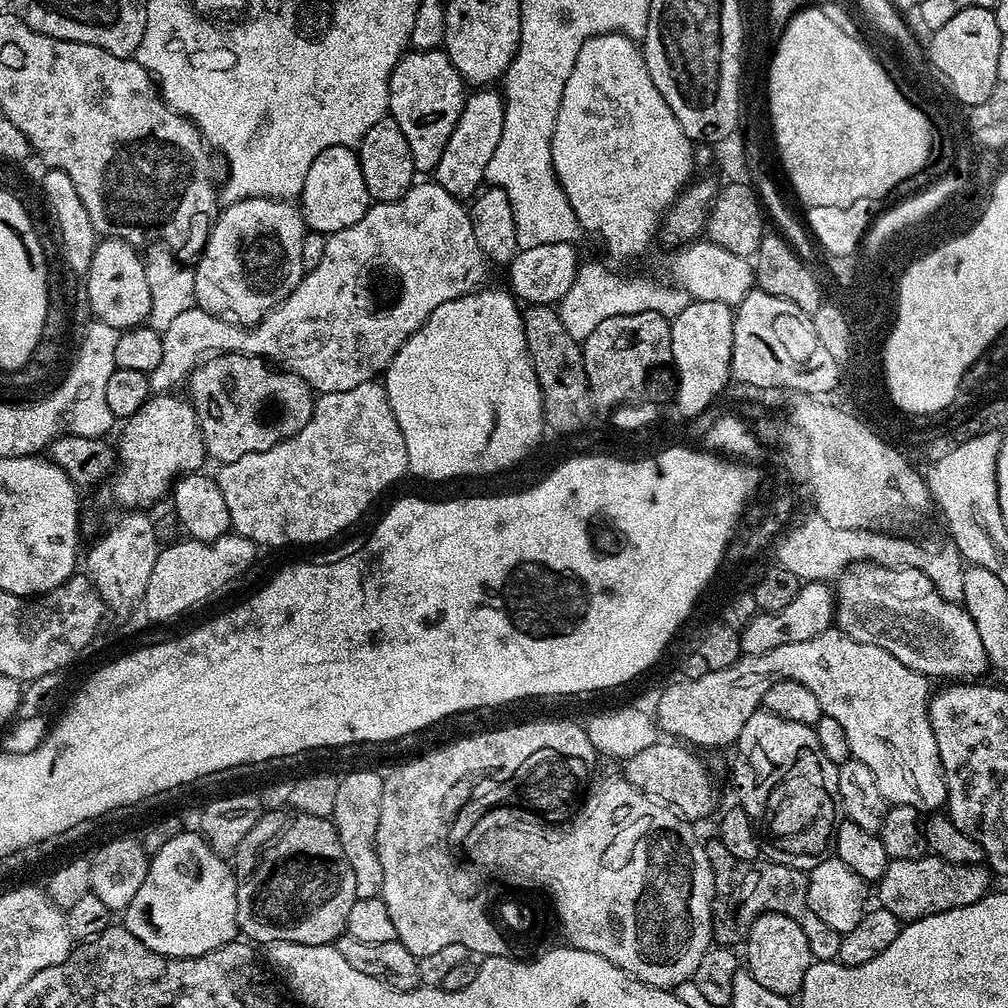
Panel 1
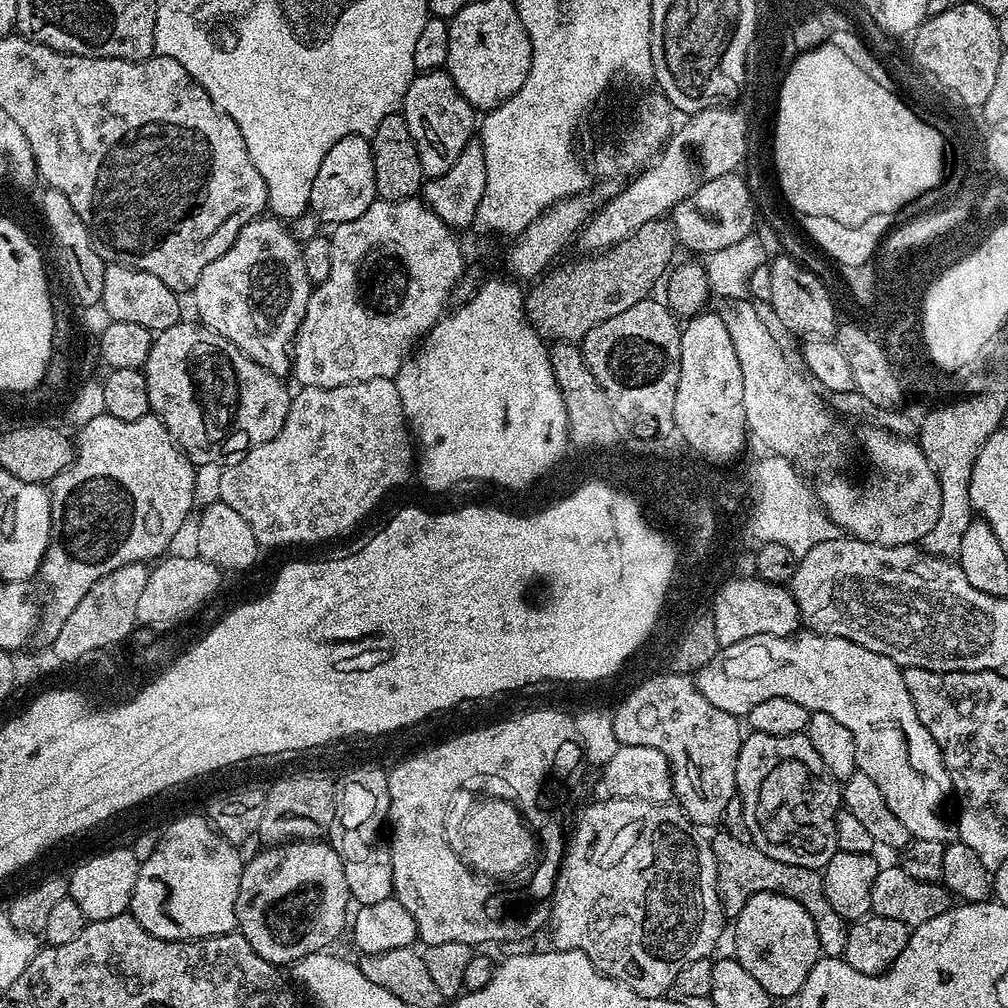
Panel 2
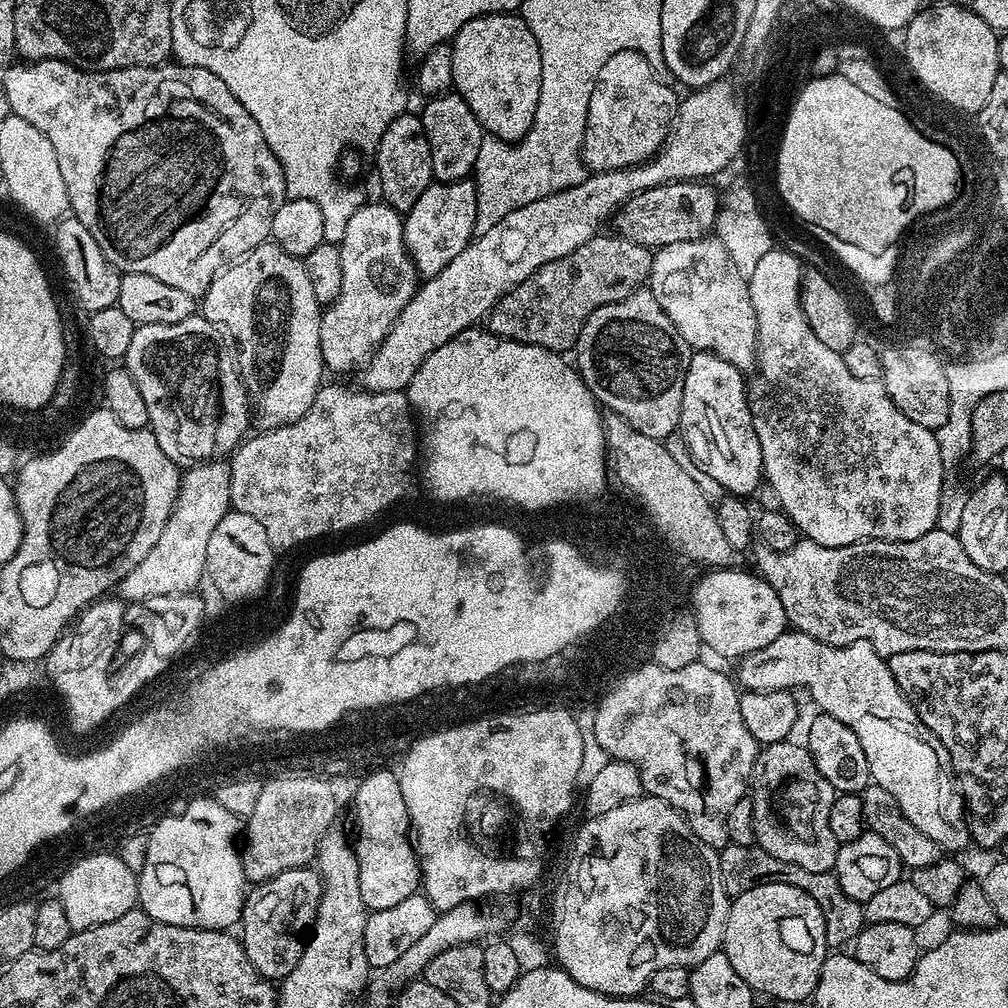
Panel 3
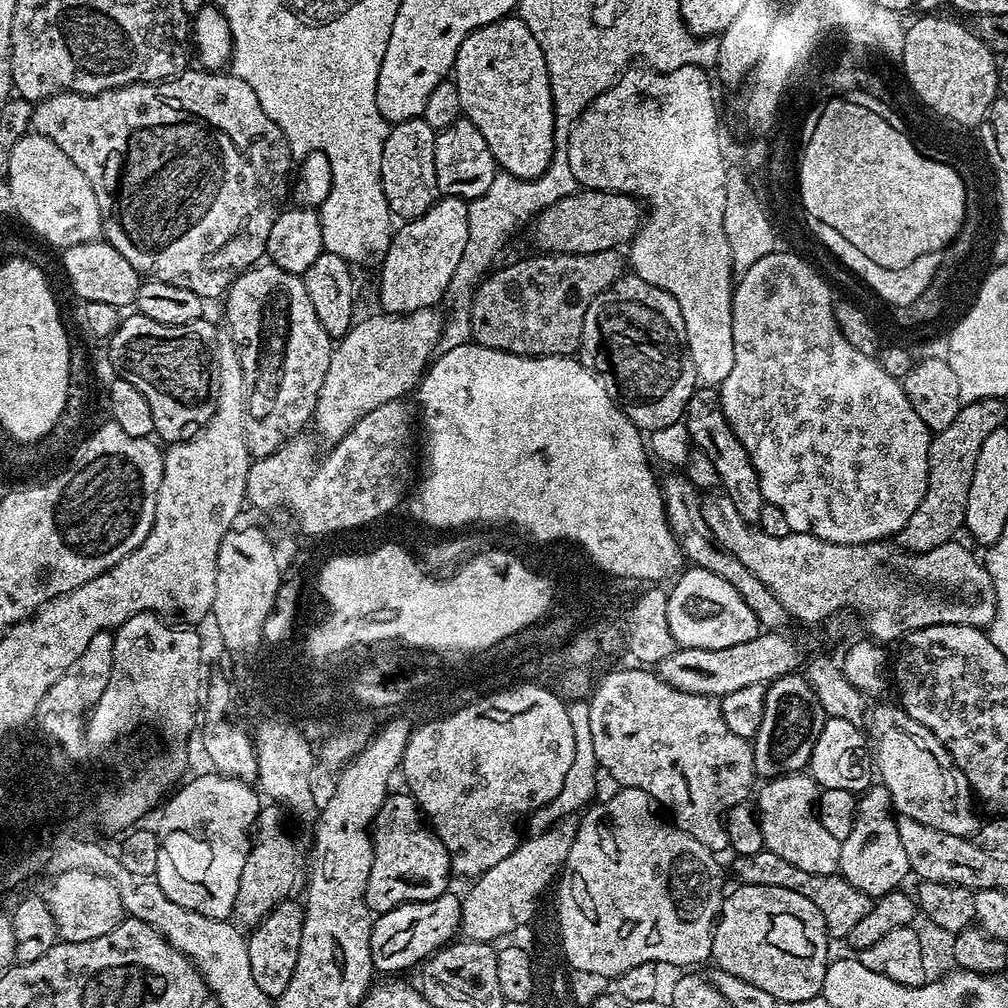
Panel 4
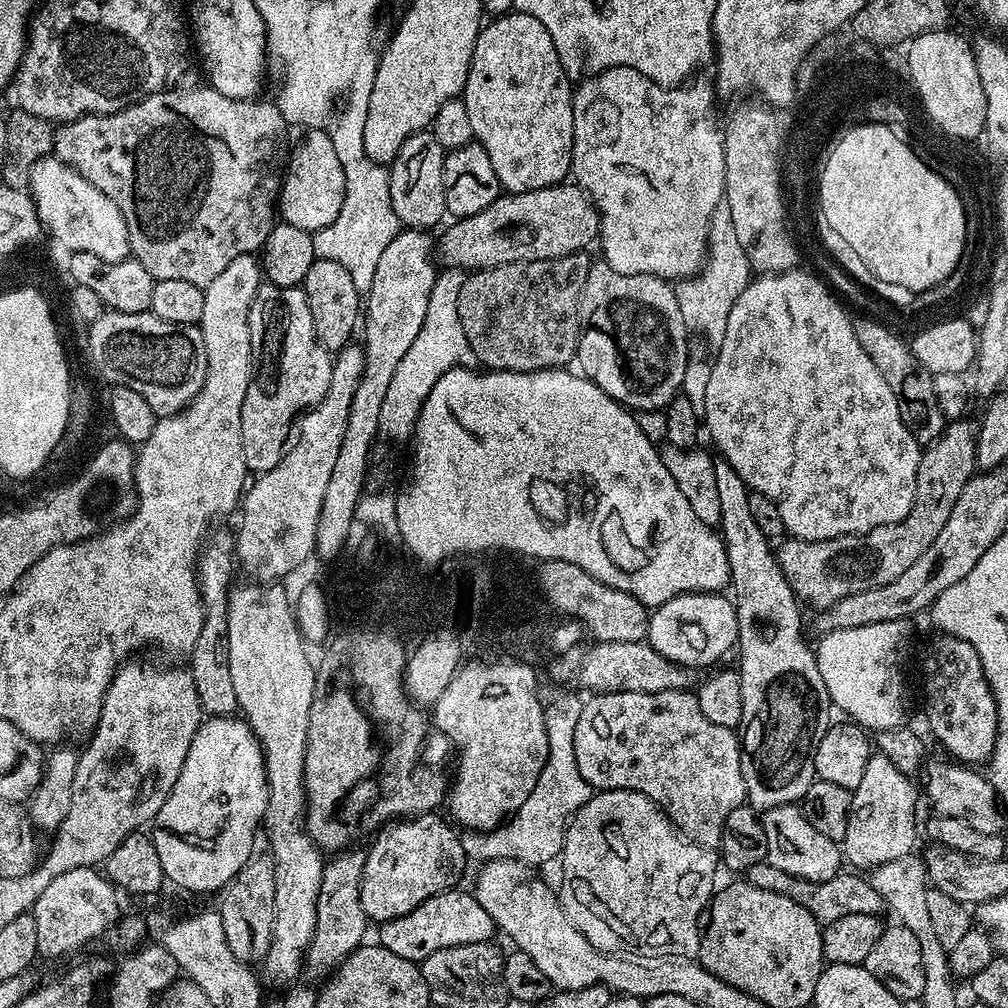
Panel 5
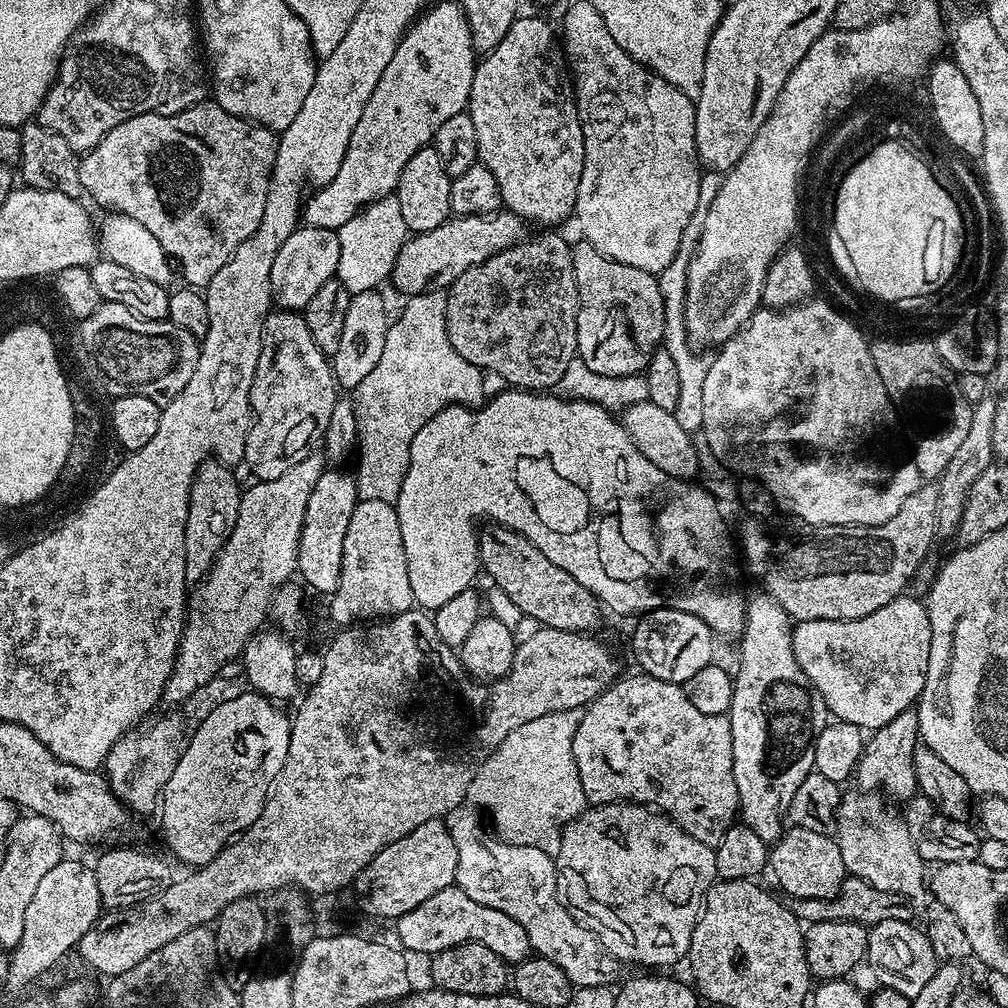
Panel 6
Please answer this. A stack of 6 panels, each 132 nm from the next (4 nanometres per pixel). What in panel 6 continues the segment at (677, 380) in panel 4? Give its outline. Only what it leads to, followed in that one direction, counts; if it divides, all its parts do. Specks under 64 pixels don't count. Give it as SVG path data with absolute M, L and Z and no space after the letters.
M587 242L572 244L574 282L578 286L578 318L576 319L576 355L594 374L634 376L645 371L653 352L664 338L664 307L659 279L638 266L626 266Z

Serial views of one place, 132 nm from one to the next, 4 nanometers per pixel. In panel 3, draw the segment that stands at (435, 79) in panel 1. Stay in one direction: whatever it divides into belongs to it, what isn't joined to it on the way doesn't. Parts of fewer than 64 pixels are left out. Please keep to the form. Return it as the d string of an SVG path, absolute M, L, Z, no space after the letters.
M454 90L443 96L434 96L427 101L424 112L419 113L424 133L430 142L430 162L432 174L437 181L466 180L473 175L478 162L478 150L486 135L484 127L478 122L474 110Z

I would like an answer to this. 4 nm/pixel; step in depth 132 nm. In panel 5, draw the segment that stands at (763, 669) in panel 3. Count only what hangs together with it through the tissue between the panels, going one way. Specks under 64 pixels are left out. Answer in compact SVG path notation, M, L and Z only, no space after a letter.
M929 759L923 765L922 775L924 774L924 788L922 784L922 792L928 795L928 800L932 803L932 812L949 816L950 818L958 818L970 822L970 826L974 826L974 830L982 830L982 834L1001 835L1005 830L1004 816L1002 805L996 795L996 791L992 789L992 783L988 780L987 775L980 776L975 767L965 766L960 762L949 762L944 760Z

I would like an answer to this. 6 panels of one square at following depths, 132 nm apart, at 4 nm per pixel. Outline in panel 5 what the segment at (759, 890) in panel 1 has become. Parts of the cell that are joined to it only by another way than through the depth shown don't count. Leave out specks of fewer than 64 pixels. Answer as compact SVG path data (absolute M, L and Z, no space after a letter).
M767 860L758 862L758 866L750 866L746 874L746 883L750 886L758 886L758 890L770 890L774 894L782 894L786 898L794 898L798 906L806 906L810 914L822 926L830 922L838 922L846 914L874 914L880 916L885 911L886 905L882 894L874 890L871 879L864 880L860 874L853 874L851 871L841 871L839 876L830 878L826 882L810 882L794 878L794 874L786 874L786 870L778 870L778 866L769 864Z

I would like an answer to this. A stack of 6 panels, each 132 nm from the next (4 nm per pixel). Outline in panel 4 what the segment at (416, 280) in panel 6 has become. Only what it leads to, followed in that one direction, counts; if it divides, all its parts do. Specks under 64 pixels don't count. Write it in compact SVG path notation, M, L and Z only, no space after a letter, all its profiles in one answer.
M578 190L573 196L562 198L550 206L541 209L535 217L536 225L532 228L532 236L536 239L537 249L548 254L594 254L595 252L611 252L627 245L635 236L642 223L642 204L635 196L627 196L621 192L598 192L595 190Z

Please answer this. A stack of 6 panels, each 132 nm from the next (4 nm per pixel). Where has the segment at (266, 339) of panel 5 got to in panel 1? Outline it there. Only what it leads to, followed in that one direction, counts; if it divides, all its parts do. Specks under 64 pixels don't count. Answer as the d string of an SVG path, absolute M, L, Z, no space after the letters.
M259 196L227 205L217 215L204 251L194 264L196 304L210 314L227 318L241 326L257 324L266 313L281 304L303 278L306 271L302 266L302 238L305 231L304 217L295 203Z

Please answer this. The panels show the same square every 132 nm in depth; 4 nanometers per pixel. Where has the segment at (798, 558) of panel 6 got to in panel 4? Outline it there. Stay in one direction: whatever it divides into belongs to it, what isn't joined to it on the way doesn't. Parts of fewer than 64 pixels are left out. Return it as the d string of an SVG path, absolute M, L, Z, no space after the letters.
M1000 398L963 403L958 416L946 429L935 433L928 451L928 481L926 494L910 522L898 534L899 547L910 552L929 552L949 543L956 531L964 528L966 502L970 498L970 482L974 482L974 462L978 462L978 450L990 430L1001 427L1004 421L1005 401Z

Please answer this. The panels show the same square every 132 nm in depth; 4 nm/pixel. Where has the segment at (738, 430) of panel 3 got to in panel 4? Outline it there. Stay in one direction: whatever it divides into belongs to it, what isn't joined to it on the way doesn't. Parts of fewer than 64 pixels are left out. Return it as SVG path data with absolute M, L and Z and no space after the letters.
M704 386L693 392L688 403L686 423L691 443L704 452L714 464L723 495L728 496L730 502L734 502L738 514L748 524L758 525L759 514L766 503L764 495L760 492L760 475L754 470L752 459L748 457L742 442L738 442L734 430L726 422L726 414L722 414L717 393L711 387Z

